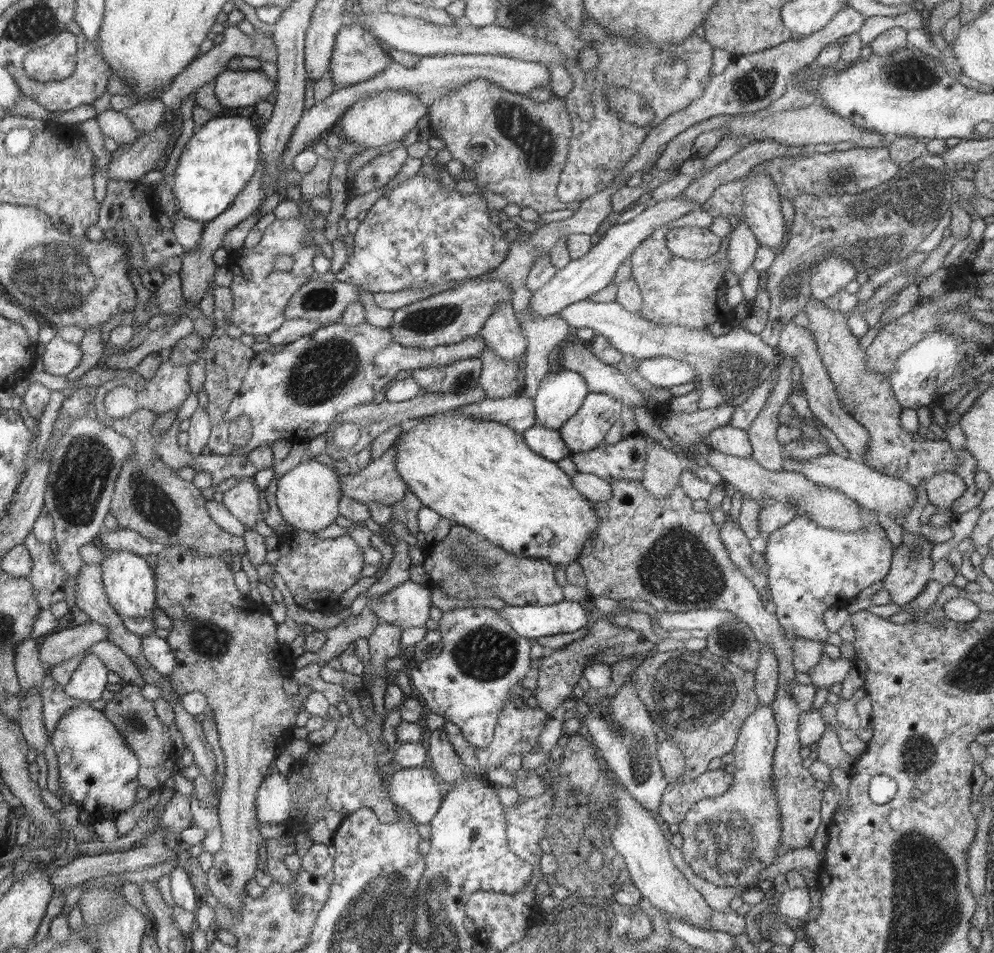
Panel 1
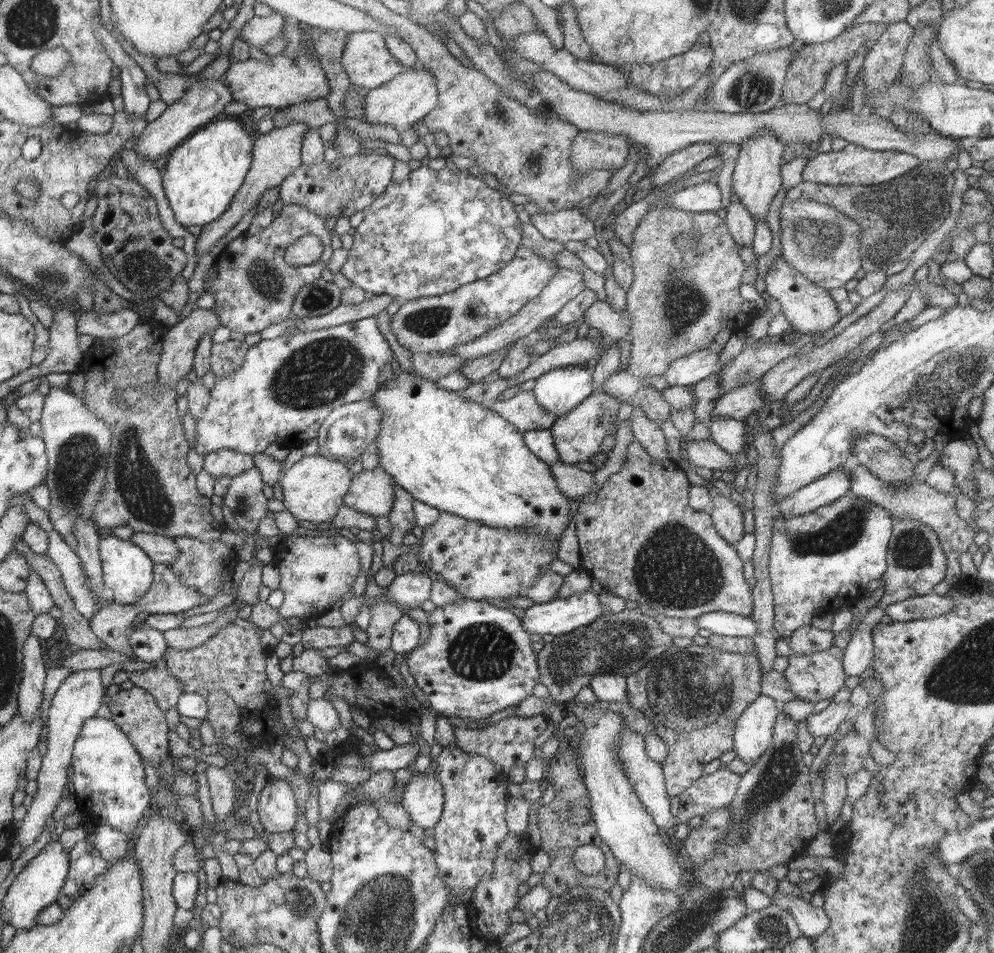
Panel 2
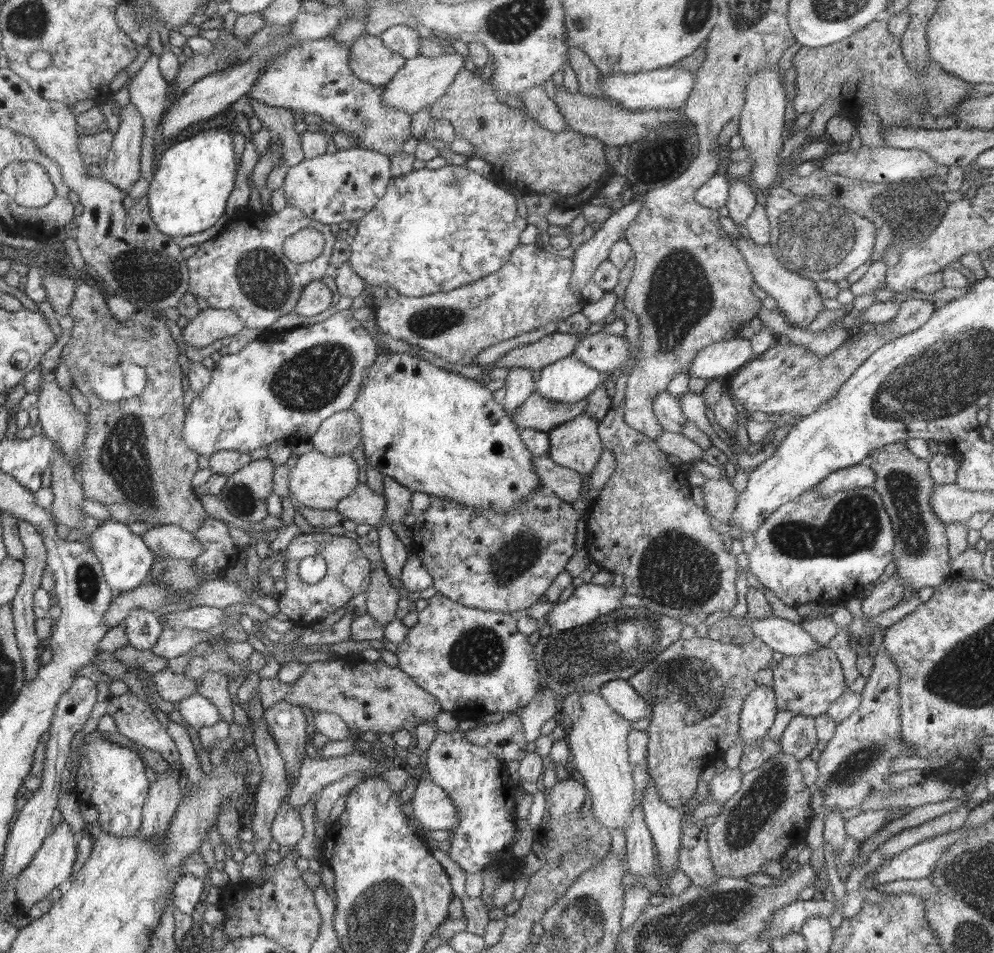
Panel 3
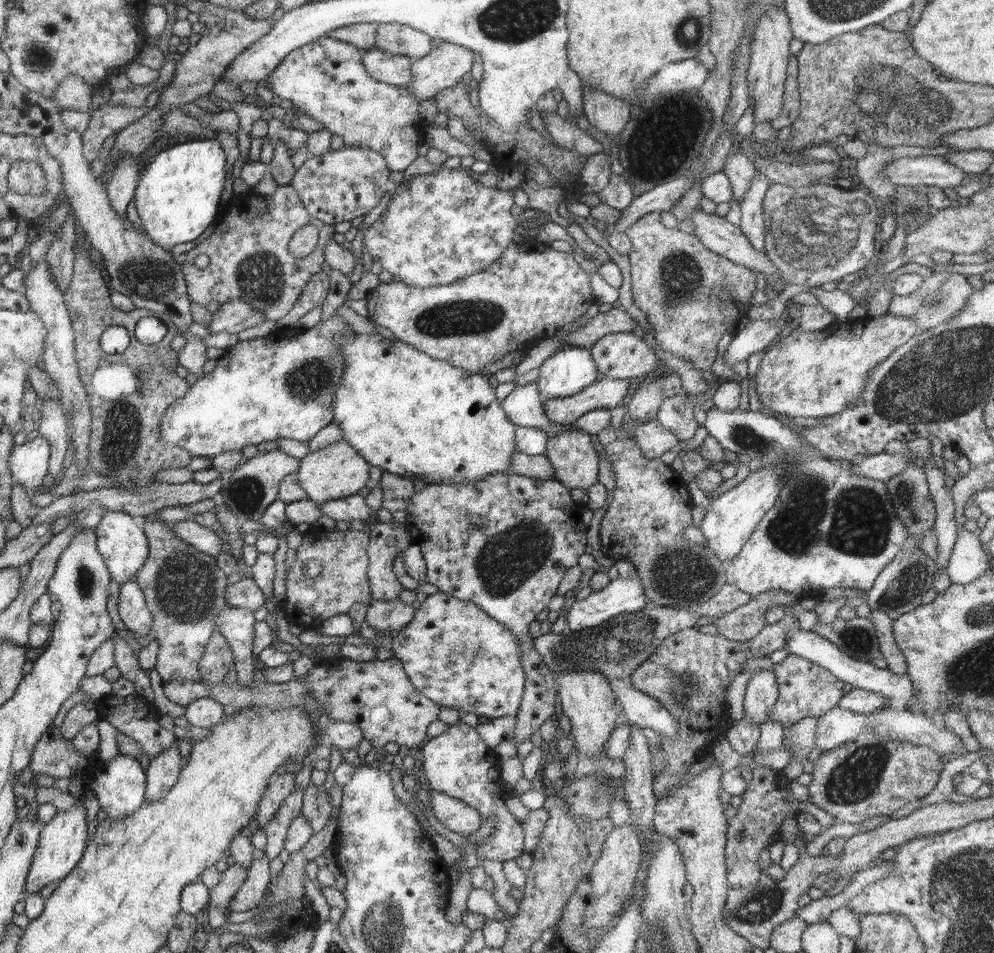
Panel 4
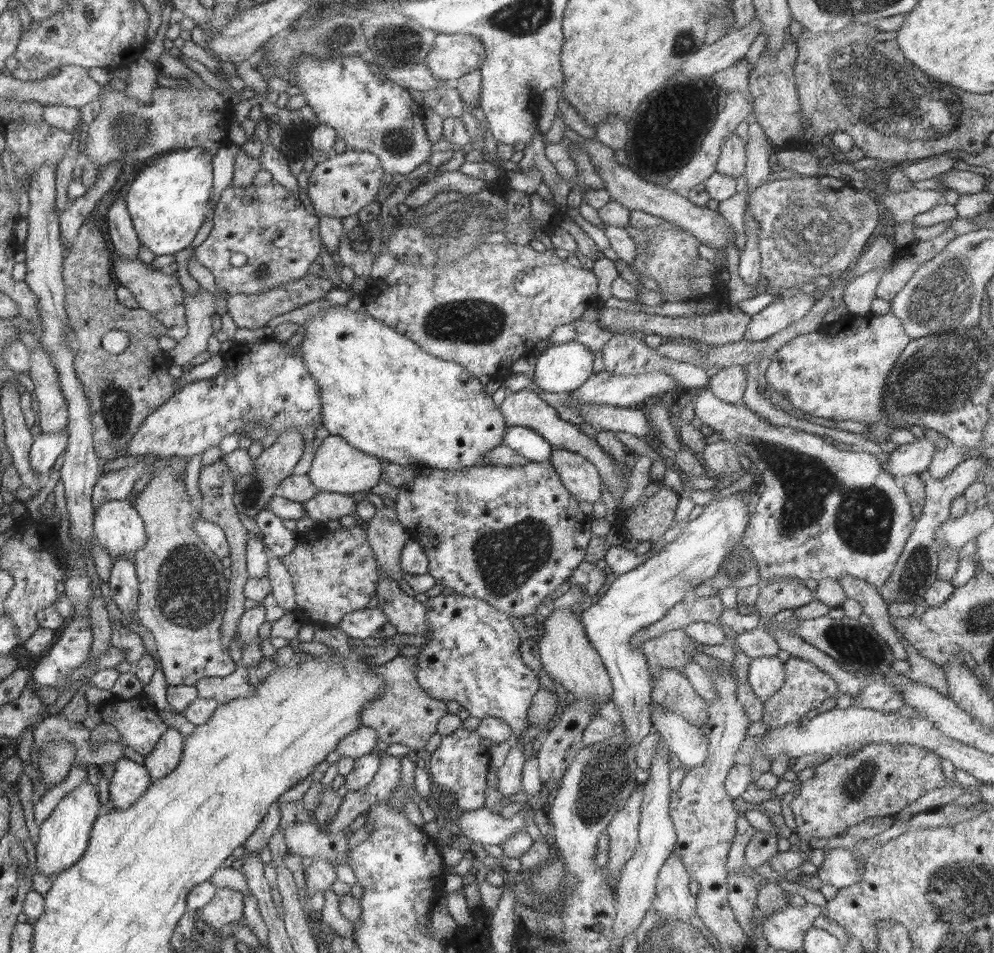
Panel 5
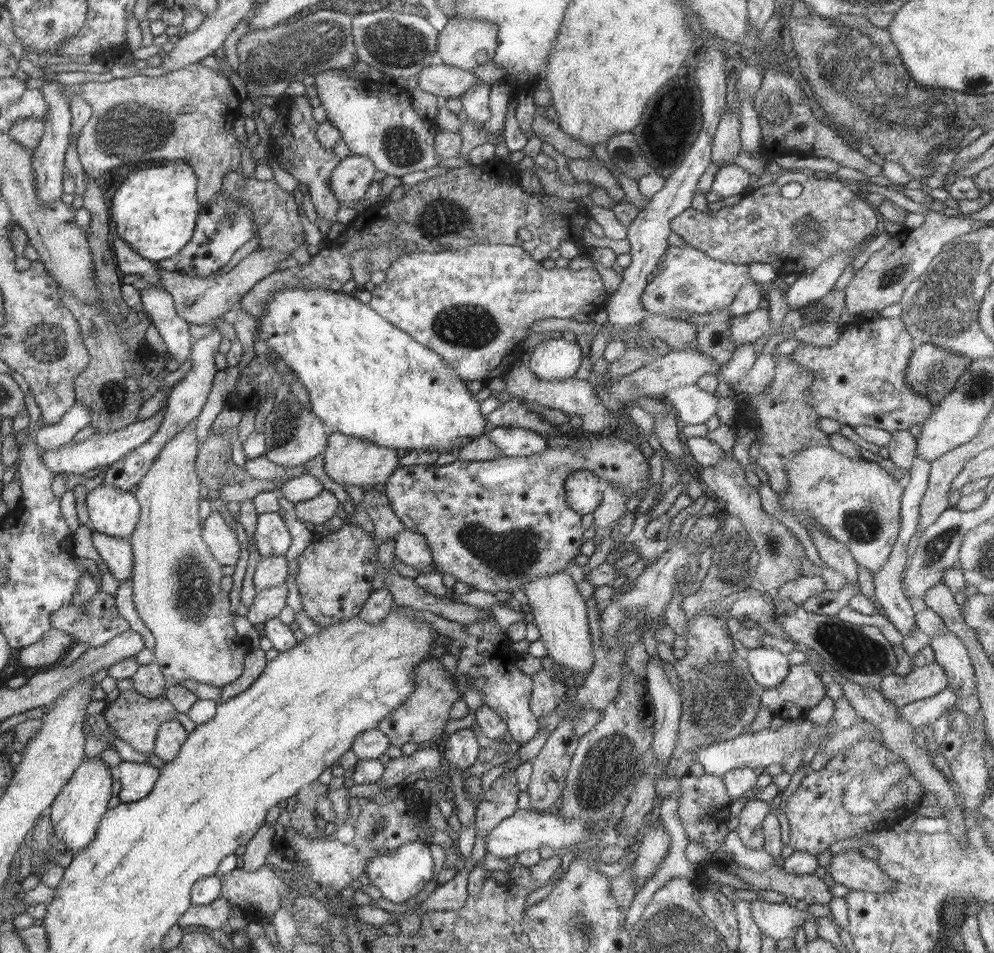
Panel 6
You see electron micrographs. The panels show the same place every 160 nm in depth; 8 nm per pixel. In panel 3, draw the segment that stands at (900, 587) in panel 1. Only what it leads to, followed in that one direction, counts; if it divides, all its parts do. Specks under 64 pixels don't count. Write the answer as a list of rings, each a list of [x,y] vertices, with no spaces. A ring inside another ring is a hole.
[[[894,443],[874,449],[861,464],[869,466],[876,473],[872,486],[880,494],[884,510],[892,521],[892,558],[897,577],[911,586],[916,594],[924,586],[937,587],[942,584],[952,573],[952,559],[946,526],[931,507],[931,492],[936,484],[930,476],[929,463],[912,454],[905,444]]]

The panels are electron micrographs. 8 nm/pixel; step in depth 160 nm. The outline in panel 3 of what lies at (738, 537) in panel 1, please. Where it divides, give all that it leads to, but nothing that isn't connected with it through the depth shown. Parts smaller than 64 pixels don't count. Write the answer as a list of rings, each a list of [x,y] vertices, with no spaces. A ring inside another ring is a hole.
[[[707,478],[704,485],[701,486],[701,491],[708,514],[724,524],[729,524],[737,503],[737,493],[729,478]]]

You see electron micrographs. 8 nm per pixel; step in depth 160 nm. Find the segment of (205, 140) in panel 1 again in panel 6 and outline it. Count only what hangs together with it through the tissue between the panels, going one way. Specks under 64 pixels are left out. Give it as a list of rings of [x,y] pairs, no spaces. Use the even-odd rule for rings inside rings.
[[[182,160],[168,162],[134,171],[125,180],[110,201],[111,215],[115,222],[116,235],[122,237],[140,257],[158,264],[161,260],[173,259],[181,253],[193,238],[202,204],[197,197],[198,179],[193,166]]]

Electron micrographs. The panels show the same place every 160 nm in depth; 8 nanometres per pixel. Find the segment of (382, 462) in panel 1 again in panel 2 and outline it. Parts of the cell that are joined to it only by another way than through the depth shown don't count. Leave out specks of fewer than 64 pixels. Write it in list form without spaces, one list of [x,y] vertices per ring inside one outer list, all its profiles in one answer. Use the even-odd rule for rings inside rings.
[[[382,467],[363,469],[353,475],[345,505],[374,518],[387,517],[395,499],[394,485],[395,480]]]

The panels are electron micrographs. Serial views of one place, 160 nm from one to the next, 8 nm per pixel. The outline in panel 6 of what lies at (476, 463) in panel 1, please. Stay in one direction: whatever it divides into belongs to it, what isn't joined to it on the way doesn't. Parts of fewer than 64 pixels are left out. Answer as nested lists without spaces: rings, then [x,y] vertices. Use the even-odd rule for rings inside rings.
[[[317,288],[316,290],[281,290],[269,298],[265,306],[265,314],[258,318],[259,339],[269,344],[269,349],[284,359],[290,370],[294,371],[307,390],[310,396],[310,405],[312,411],[326,426],[330,427],[332,432],[341,432],[346,436],[354,436],[362,440],[369,440],[378,446],[384,448],[393,448],[394,450],[437,450],[444,452],[453,452],[458,454],[459,450],[469,444],[471,440],[477,440],[478,437],[485,435],[486,426],[490,427],[489,420],[482,412],[480,402],[474,398],[466,387],[466,381],[437,353],[430,350],[425,344],[418,342],[410,333],[394,326],[388,319],[382,318],[373,307],[362,304],[354,295],[342,292],[342,290],[328,290],[327,288]]]

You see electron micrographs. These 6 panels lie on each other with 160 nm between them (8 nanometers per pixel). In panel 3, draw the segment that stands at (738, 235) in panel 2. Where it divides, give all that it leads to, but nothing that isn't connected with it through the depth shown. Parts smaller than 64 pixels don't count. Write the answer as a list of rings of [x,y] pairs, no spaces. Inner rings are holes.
[[[750,175],[732,179],[726,207],[735,224],[743,225],[756,206],[756,194],[750,187]]]

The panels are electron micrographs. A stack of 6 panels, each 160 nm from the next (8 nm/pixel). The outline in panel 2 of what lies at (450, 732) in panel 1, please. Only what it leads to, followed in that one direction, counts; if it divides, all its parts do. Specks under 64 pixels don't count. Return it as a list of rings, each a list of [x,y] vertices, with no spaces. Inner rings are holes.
[[[542,714],[532,717],[512,715],[478,730],[472,730],[464,725],[458,726],[454,730],[454,739],[456,747],[470,755],[488,757],[497,766],[497,770],[506,775],[514,764],[524,765],[535,757],[535,740],[547,728],[548,720]]]

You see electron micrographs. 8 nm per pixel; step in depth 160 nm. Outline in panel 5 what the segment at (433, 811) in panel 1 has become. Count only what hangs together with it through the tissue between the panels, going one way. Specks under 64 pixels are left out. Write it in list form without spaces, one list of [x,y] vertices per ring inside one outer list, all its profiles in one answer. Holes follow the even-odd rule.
[[[530,806],[522,807],[510,819],[503,818],[500,813],[492,813],[486,807],[478,810],[459,810],[455,820],[456,831],[474,842],[501,846],[509,836],[524,830],[524,817],[529,810]]]

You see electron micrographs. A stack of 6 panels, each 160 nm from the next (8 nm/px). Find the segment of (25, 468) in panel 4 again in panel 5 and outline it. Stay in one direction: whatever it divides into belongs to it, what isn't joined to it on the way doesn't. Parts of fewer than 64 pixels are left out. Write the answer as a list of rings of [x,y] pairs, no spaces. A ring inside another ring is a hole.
[[[67,429],[56,434],[40,433],[33,439],[29,457],[34,472],[46,474],[53,468],[56,459],[63,454],[68,442]]]

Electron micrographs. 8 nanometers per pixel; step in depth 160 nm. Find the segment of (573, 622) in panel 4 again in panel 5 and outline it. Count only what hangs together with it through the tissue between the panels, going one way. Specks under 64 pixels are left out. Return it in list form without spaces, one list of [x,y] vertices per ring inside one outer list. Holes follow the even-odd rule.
[[[735,492],[728,497],[710,502],[703,508],[702,514],[694,520],[686,523],[682,533],[672,542],[668,543],[654,557],[648,558],[634,570],[617,576],[608,585],[608,591],[596,604],[585,605],[585,610],[579,614],[586,631],[586,639],[590,640],[594,648],[597,648],[601,656],[603,666],[612,682],[612,702],[620,714],[621,724],[626,729],[626,737],[630,745],[638,745],[646,736],[653,731],[651,721],[651,710],[654,708],[652,700],[653,678],[648,669],[648,661],[642,649],[636,649],[630,645],[632,636],[648,626],[654,625],[658,620],[666,616],[674,606],[690,596],[696,586],[702,583],[709,583],[713,576],[721,570],[721,565],[729,556],[733,548],[741,543],[743,534],[749,523],[749,515],[754,502],[746,502],[745,496]]]

